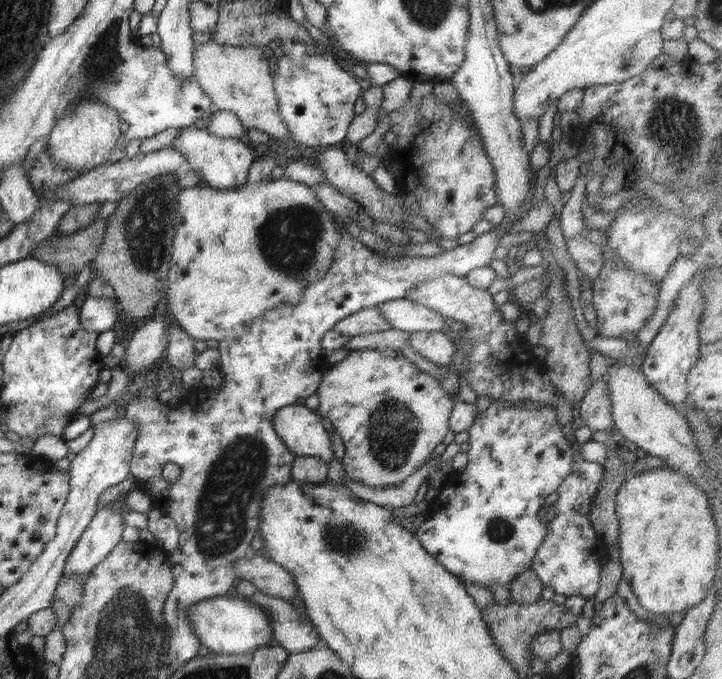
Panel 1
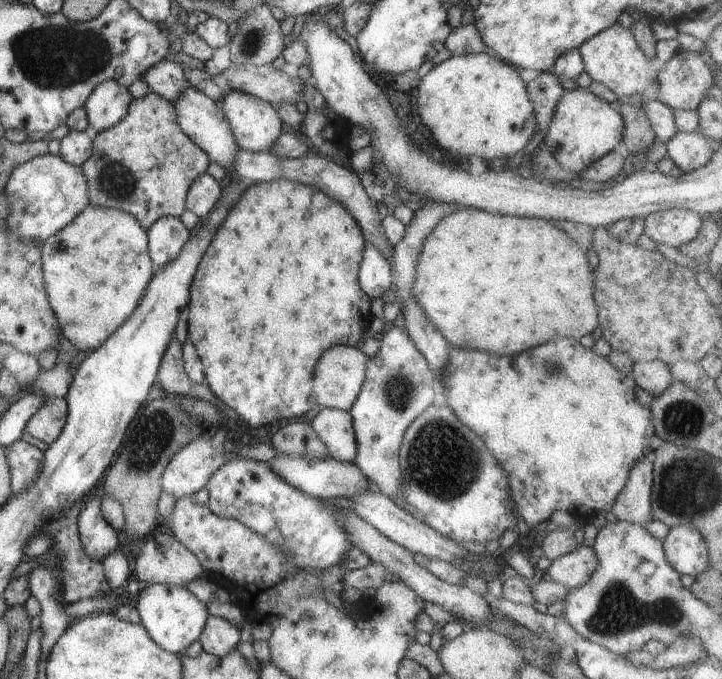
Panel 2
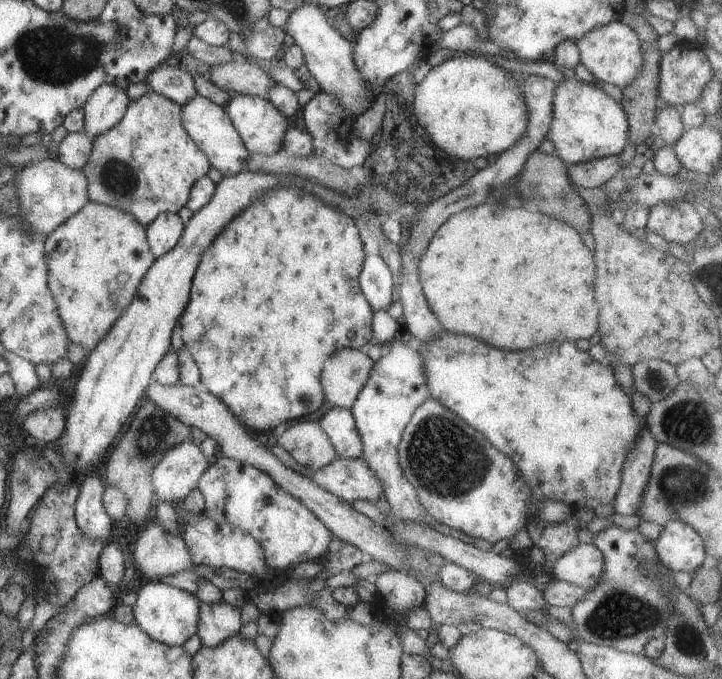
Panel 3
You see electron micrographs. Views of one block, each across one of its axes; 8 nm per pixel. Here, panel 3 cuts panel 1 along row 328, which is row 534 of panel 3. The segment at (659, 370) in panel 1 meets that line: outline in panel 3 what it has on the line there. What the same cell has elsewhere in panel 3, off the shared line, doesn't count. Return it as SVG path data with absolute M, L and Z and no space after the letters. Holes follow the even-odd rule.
M670 521L663 527L661 535L653 542L661 564L671 572L693 574L698 567L704 566L706 549L702 537L685 522Z

